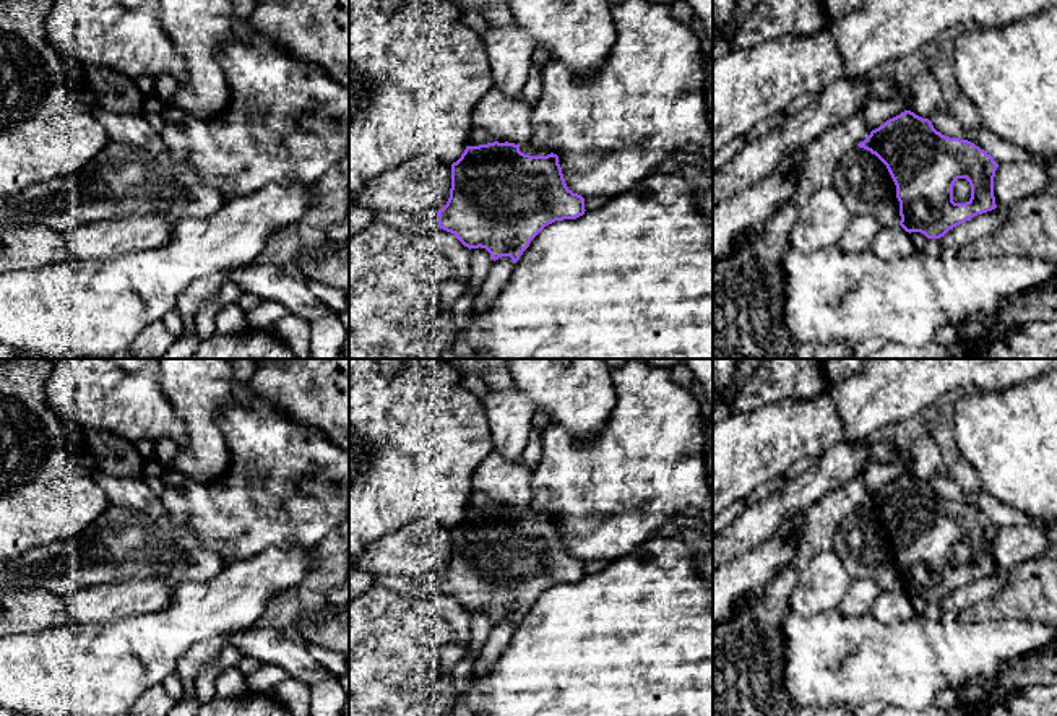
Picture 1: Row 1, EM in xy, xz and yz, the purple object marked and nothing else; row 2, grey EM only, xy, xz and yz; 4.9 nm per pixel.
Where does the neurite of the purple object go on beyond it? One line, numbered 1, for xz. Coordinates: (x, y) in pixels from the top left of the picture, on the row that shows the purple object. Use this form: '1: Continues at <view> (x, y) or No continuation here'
1: Continues at xz (478, 137)

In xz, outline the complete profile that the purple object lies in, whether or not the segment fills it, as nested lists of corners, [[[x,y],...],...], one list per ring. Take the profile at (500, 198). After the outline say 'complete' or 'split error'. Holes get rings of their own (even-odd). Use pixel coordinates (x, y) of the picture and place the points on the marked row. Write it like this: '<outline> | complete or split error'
[[[472,127],[468,146],[451,164],[451,188],[447,205],[435,211],[438,227],[451,232],[471,248],[485,248],[492,260],[520,260],[531,240],[549,224],[585,214],[585,198],[573,193],[563,179],[559,156],[533,146],[498,141]]] | split error

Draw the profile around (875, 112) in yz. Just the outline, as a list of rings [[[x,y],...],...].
[[[898,91],[885,101],[869,99],[861,112],[805,146],[794,196],[766,219],[758,235],[747,237],[732,255],[713,265],[713,359],[796,359],[796,344],[784,321],[783,255],[791,247],[799,211],[818,190],[833,185],[836,166],[849,149],[904,110],[909,107]]]

